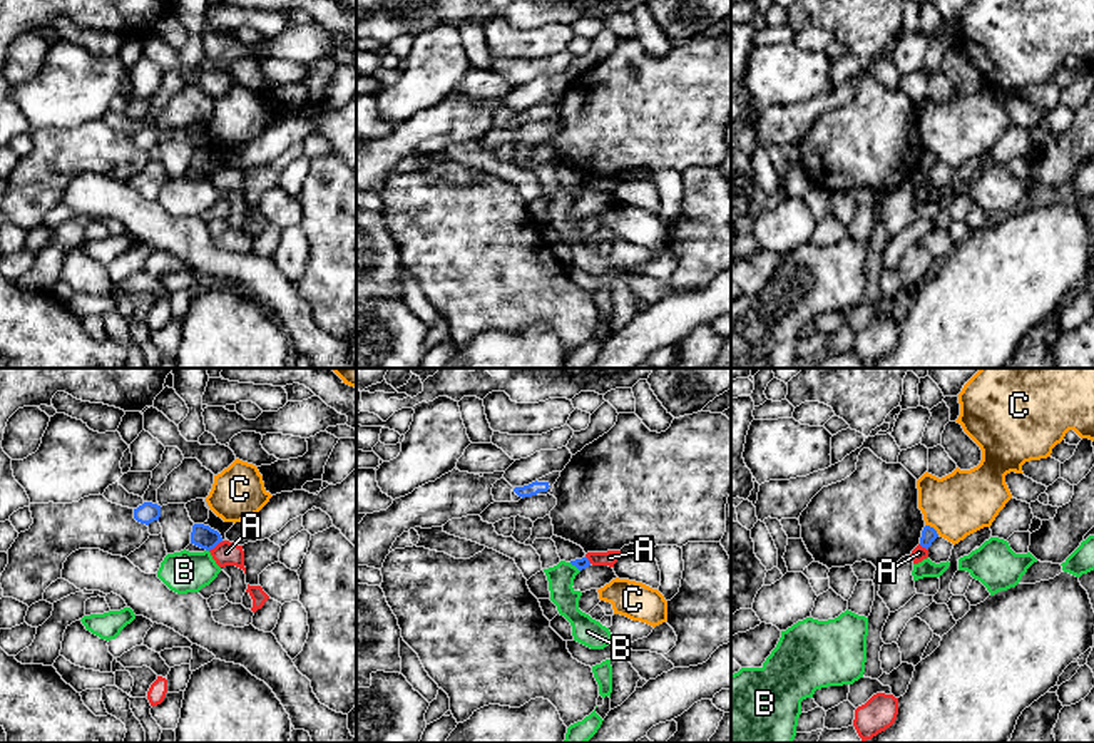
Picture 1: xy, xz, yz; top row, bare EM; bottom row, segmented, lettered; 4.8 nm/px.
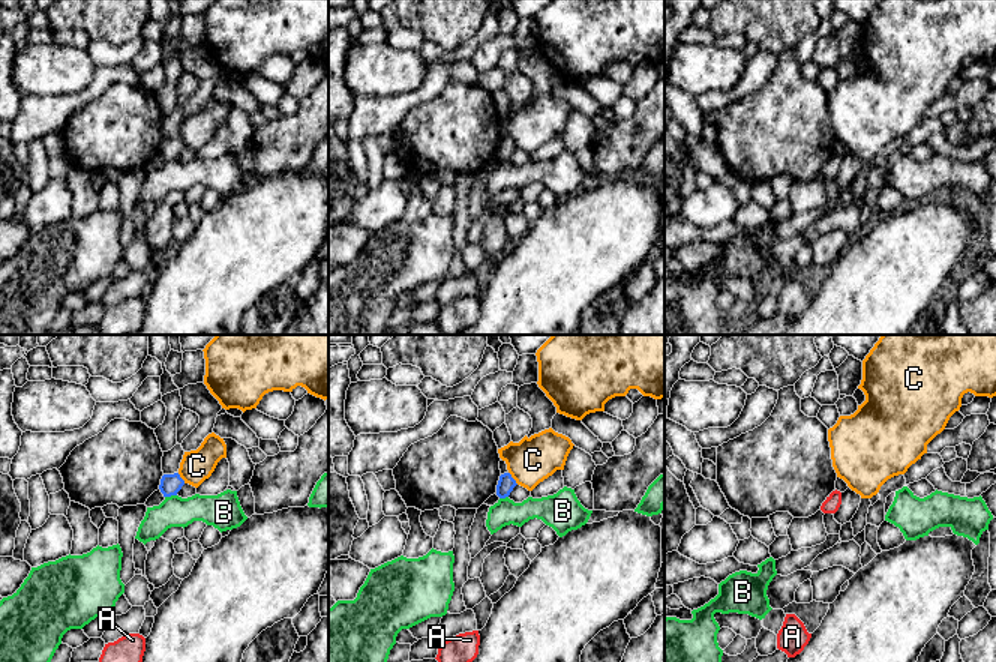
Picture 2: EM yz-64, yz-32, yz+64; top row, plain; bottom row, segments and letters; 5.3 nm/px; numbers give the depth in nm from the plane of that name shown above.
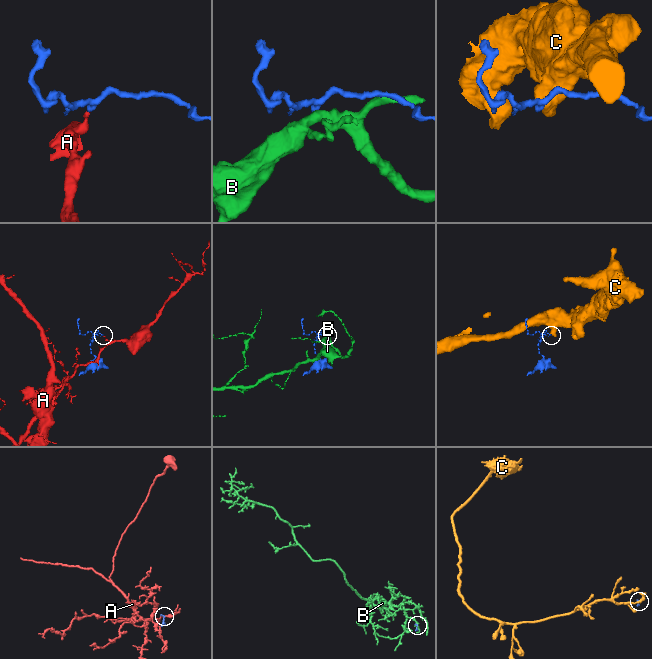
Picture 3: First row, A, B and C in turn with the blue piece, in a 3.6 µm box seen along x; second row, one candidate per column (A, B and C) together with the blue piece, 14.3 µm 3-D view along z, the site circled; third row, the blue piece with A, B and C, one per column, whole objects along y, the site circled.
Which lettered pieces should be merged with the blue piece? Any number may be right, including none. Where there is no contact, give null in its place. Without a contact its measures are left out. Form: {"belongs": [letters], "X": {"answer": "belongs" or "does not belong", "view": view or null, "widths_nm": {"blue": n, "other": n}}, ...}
{"belongs": [], "A": {"answer": "does not belong", "view": "xy", "widths_nm": {"blue": 110, "other": 120}}, "B": {"answer": "does not belong", "view": "xz", "widths_nm": {"blue": 50, "other": 130}}, "C": {"answer": "does not belong", "view": "yz", "widths_nm": {"blue": 80, "other": 300}}}

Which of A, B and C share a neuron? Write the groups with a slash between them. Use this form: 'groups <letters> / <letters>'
groups A / B / C

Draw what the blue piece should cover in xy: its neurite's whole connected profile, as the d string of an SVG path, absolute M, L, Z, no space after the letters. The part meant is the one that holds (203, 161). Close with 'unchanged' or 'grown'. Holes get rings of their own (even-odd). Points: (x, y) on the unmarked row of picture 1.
M204 149L192 151L191 169L194 169L201 174L211 176L219 167L222 167L222 162L217 156L211 154L209 151L204 151Z; unchanged

